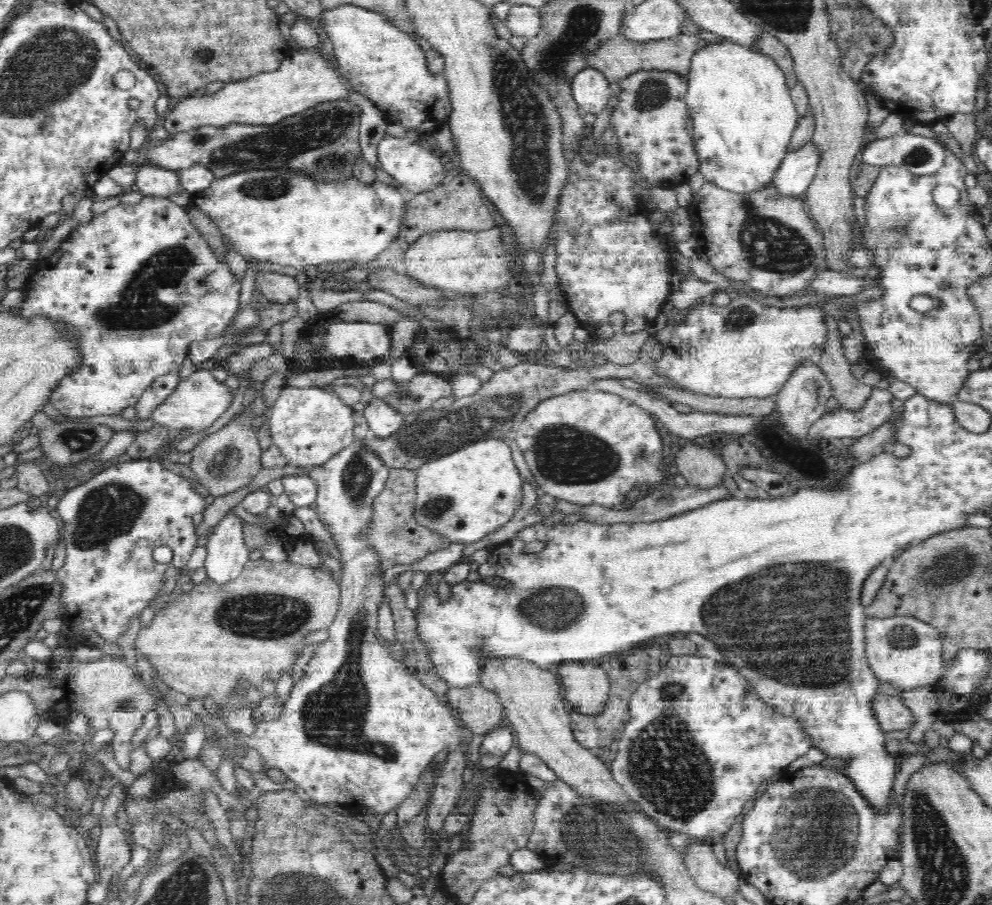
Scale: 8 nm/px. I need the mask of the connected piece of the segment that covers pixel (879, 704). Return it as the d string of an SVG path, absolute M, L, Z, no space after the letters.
M877 694L873 699L873 710L880 727L882 727L882 731L886 734L892 731L906 730L906 728L910 728L916 722L916 717L899 696Z

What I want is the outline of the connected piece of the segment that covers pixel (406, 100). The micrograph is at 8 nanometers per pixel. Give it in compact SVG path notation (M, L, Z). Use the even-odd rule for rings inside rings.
M338 6L334 10L324 9L318 17L321 32L332 42L335 59L340 72L348 79L356 92L366 96L381 112L384 118L416 128L418 132L433 134L438 126L446 124L451 114L450 88L446 77L428 69L427 56L418 45L416 38L392 24L384 15L364 10L362 7Z

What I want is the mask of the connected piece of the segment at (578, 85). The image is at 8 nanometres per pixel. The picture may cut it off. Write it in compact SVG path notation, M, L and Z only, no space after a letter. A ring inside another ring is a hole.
M586 66L576 73L571 83L574 100L589 119L606 108L611 96L608 88L611 82L600 71Z

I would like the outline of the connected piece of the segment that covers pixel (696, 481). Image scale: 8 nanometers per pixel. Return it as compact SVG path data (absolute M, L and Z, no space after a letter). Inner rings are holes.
M686 446L676 454L676 470L688 485L714 488L724 482L725 462L714 451L702 446Z

